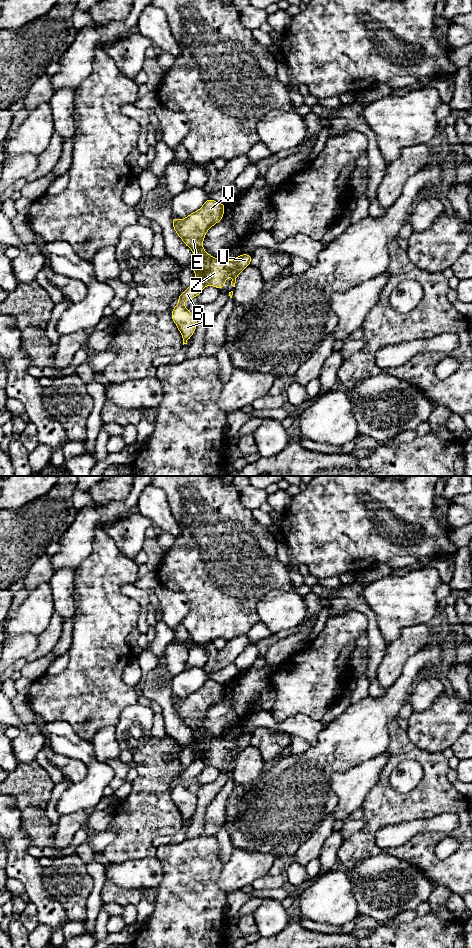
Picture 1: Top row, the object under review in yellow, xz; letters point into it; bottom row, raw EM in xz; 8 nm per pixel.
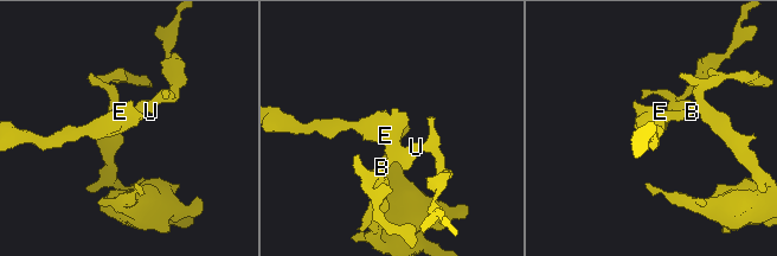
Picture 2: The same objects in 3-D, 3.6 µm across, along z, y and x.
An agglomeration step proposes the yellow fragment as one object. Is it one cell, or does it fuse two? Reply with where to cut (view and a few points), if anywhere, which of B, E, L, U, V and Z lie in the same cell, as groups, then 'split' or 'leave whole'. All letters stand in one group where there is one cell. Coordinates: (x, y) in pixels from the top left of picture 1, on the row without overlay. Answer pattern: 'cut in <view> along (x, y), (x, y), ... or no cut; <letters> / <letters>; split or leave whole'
cut in xz along (196, 757), (206, 765); B L / E U V Z; split

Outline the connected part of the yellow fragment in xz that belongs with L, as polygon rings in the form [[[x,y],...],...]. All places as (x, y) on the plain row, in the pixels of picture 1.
[[[196,758],[192,764],[178,776],[178,784],[171,791],[171,798],[182,814],[183,825],[193,816],[197,807],[197,796],[183,783],[197,777],[206,765]]]

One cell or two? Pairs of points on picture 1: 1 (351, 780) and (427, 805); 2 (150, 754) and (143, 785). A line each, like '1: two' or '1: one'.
1: two
2: one

